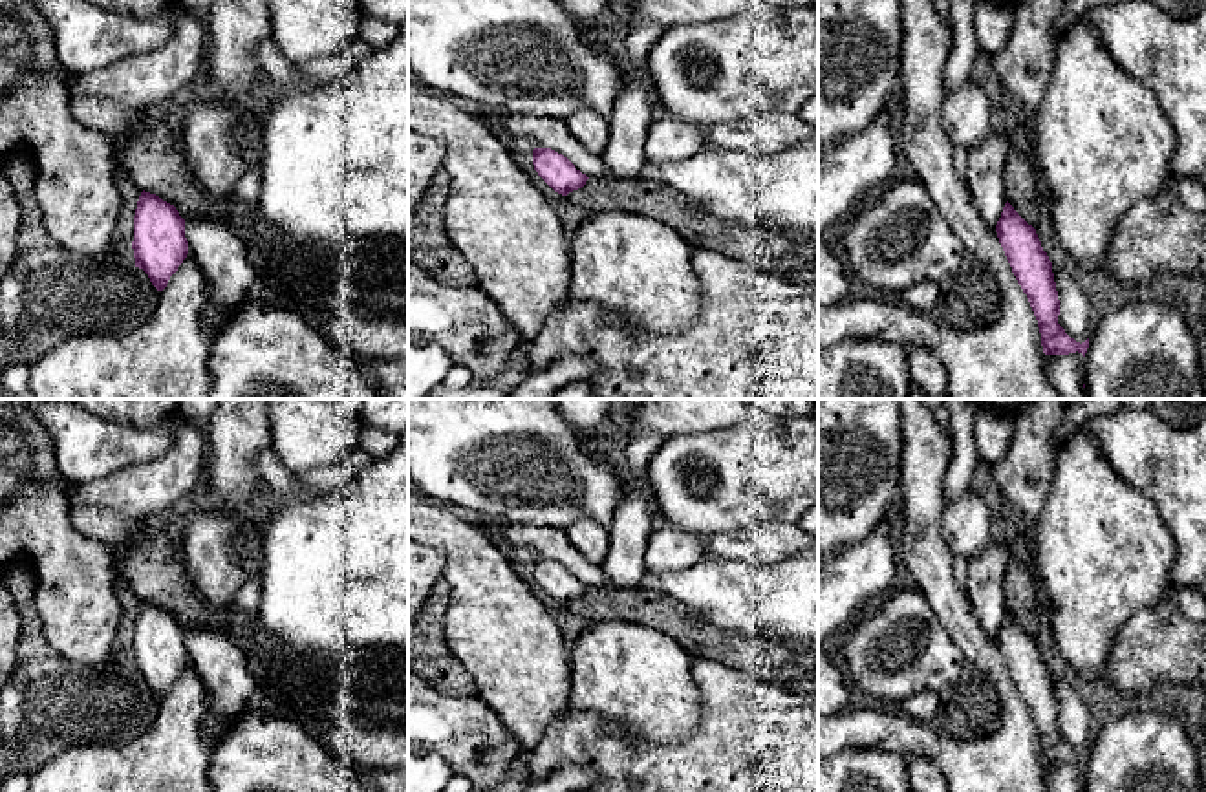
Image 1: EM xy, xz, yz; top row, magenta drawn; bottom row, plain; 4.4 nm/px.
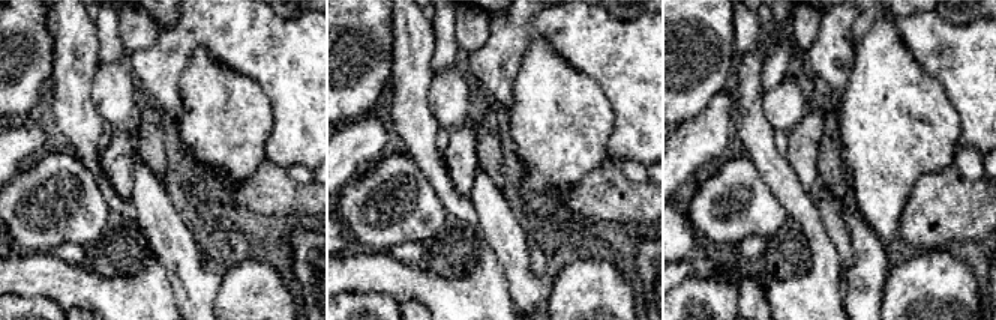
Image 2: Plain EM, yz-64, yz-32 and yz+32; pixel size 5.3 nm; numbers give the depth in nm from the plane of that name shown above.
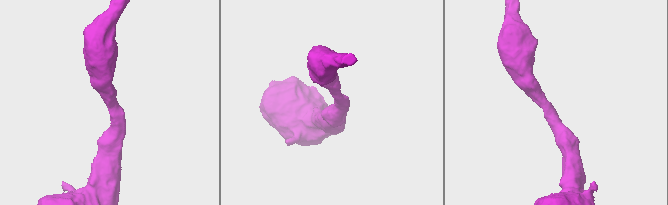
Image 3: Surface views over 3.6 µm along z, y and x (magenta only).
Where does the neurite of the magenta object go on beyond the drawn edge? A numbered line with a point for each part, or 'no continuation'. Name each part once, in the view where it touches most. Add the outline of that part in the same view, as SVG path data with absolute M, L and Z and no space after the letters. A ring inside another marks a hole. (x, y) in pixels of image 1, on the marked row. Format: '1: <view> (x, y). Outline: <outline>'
no continuation

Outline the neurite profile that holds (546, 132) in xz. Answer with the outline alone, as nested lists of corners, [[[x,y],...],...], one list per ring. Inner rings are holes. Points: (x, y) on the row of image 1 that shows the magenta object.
[[[498,112],[507,134],[534,143],[536,148],[551,148],[567,157],[576,170],[587,177],[609,177],[609,170],[600,154],[589,152],[565,126],[564,119],[551,115]]]

